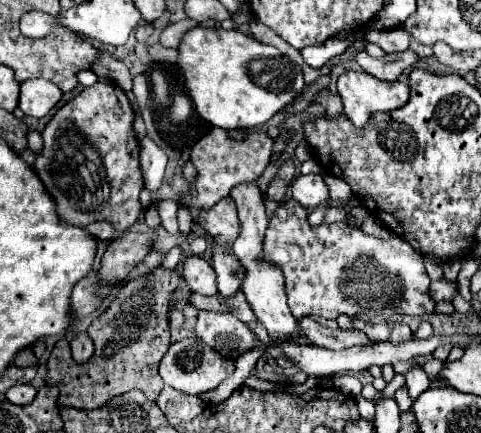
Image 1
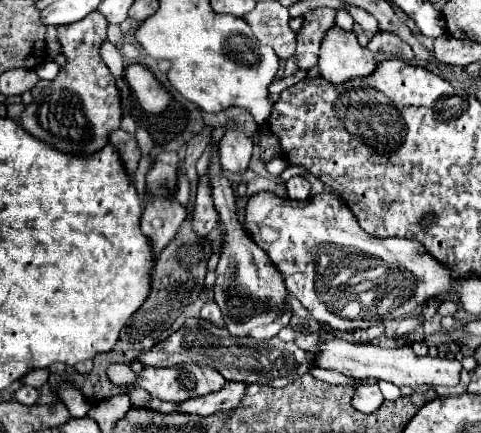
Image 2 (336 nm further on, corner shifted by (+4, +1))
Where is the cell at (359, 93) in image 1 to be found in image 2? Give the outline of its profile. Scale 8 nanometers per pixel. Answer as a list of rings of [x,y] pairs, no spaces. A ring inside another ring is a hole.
[[[337,25],[327,31],[319,51],[319,73],[333,85],[343,85],[355,77],[367,77],[375,71],[375,55],[357,43],[353,33]]]

